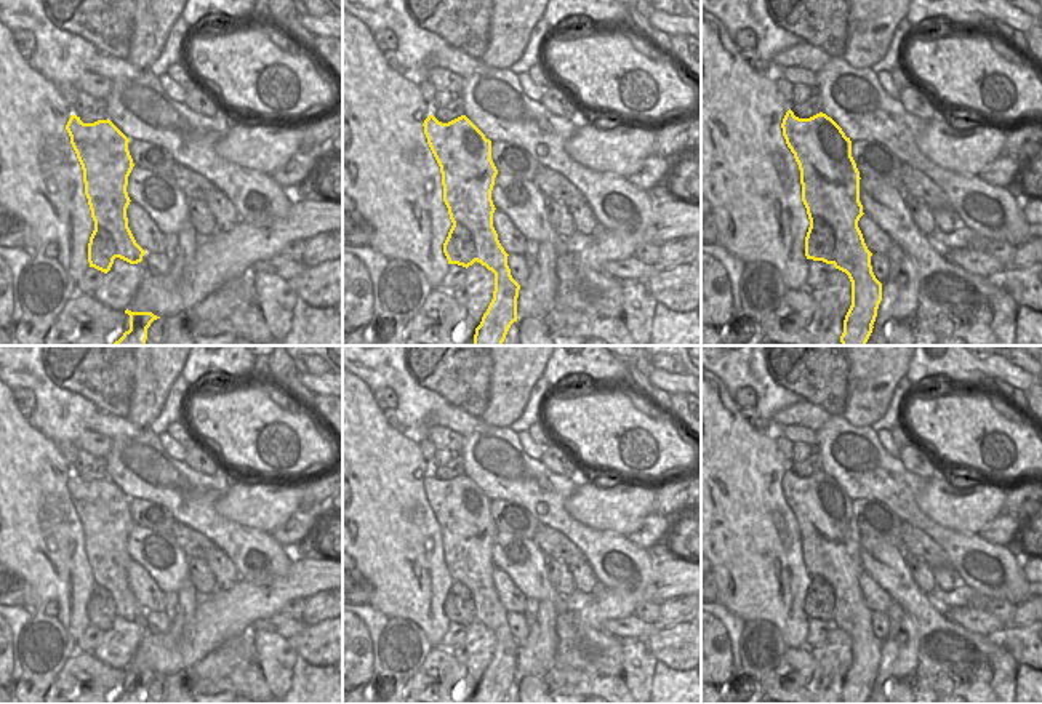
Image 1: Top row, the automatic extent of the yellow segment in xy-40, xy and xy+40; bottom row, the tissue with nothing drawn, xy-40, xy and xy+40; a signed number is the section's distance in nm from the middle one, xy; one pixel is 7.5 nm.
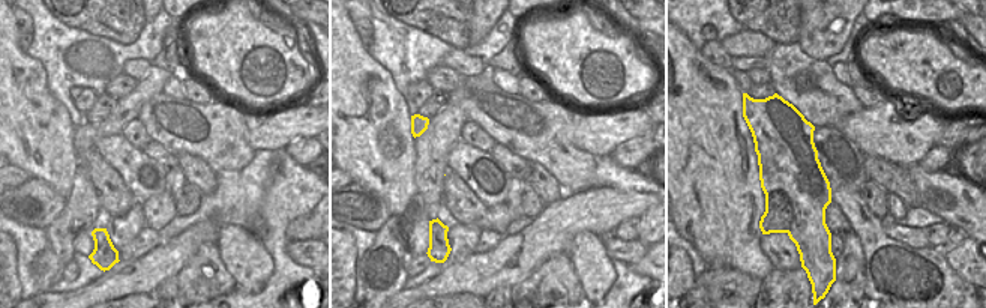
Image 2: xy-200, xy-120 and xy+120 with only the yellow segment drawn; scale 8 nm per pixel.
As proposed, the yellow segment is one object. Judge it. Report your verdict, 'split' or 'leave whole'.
split

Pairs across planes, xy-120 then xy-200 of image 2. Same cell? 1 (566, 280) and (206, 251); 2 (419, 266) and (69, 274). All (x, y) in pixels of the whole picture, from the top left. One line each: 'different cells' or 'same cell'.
1: same cell
2: same cell

